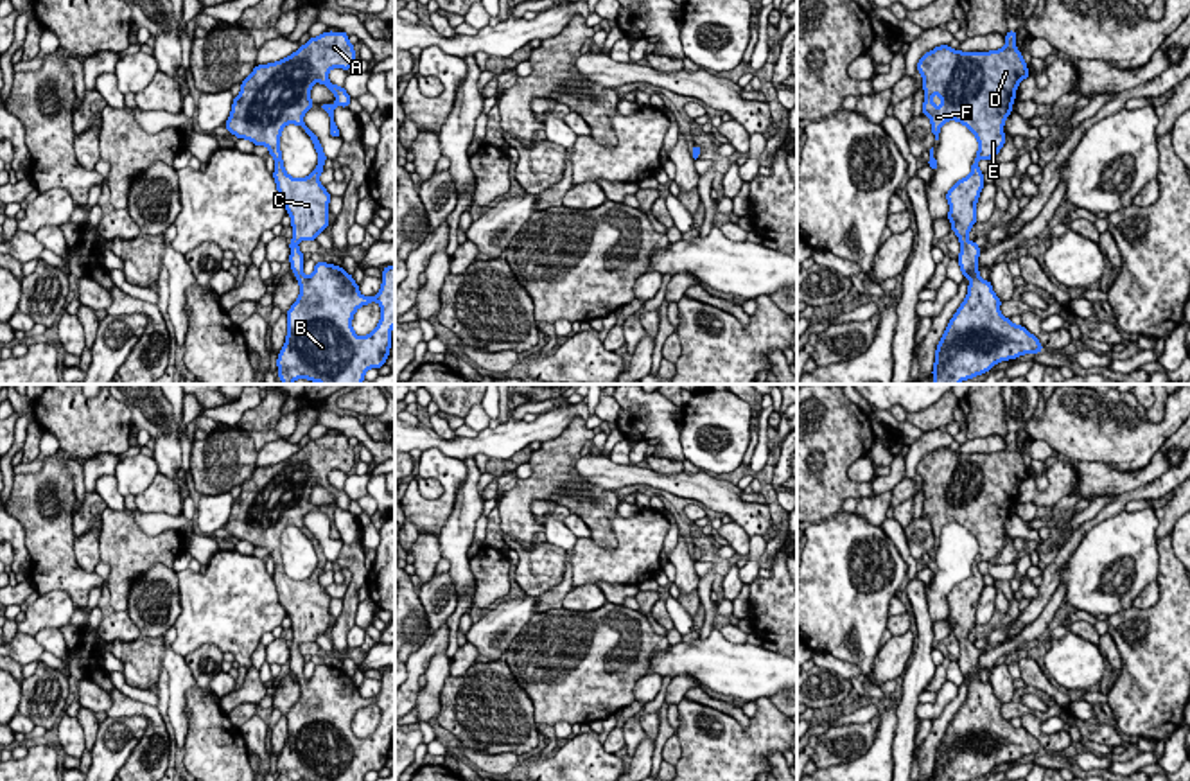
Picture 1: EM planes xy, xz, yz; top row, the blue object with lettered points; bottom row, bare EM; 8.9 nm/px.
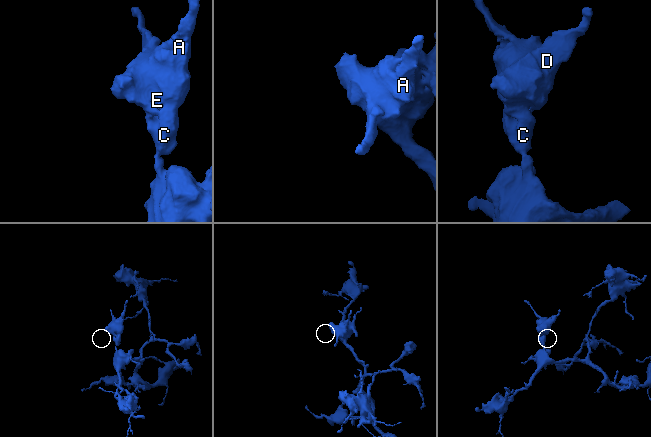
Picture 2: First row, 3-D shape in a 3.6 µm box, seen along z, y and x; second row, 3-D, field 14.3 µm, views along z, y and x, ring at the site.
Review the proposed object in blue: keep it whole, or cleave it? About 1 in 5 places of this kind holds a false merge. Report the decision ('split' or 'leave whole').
leave whole

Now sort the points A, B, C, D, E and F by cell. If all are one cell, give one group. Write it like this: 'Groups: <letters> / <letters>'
Groups: A B C D E F

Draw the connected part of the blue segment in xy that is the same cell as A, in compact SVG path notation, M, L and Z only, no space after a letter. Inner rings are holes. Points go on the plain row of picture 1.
M328 433L311 440L296 454L276 465L257 467L251 478L241 485L241 496L233 499L232 513L224 526L224 530L237 540L246 540L255 548L266 548L269 551L269 557L275 560L273 580L278 600L293 625L289 664L300 686L300 698L287 713L287 740L276 761L280 781L364 781L364 776L370 770L379 772L382 767L386 767L386 759L389 758L389 749L393 745L391 731L395 729L395 668L386 668L382 671L382 688L377 698L363 698L359 695L359 688L354 684L354 679L339 668L316 664L314 675L305 679L305 663L298 650L300 643L316 643L316 639L325 634L328 628L328 605L332 600L325 592L325 587L319 585L319 576L323 575L327 558L318 539L303 524L303 517L314 510L314 505L311 503L311 490L314 485L321 485L336 497L334 506L323 506L321 510L330 519L330 539L341 539L334 524L334 510L348 510L352 499L343 488L336 488L328 483L328 474L332 470L348 472L354 467L355 452L348 443L346 434ZM287 526L302 528L311 539L318 555L316 571L302 582L289 578L284 571L280 537ZM372 704L381 707L381 724L368 738L359 740L352 731L352 720L359 709Z

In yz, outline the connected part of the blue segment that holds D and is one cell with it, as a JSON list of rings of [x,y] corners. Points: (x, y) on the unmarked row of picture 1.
[[[1016,433],[1005,436],[1005,449],[989,454],[962,454],[935,449],[917,463],[923,478],[923,517],[939,542],[944,524],[964,526],[978,542],[971,575],[946,596],[948,623],[960,643],[958,668],[969,680],[966,702],[949,722],[935,752],[933,781],[973,781],[996,765],[1043,754],[1039,742],[1000,715],[1002,702],[989,682],[980,680],[980,648],[967,641],[976,625],[976,605],[984,575],[978,562],[993,562],[1005,546],[1003,526],[1012,515],[1018,487],[1030,478],[1016,451]]]

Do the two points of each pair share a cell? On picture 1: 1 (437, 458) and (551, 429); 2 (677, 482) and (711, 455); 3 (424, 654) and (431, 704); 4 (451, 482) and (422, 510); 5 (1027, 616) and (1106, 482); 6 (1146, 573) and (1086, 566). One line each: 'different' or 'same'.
1: different
2: different
3: different
4: same
5: different
6: same

